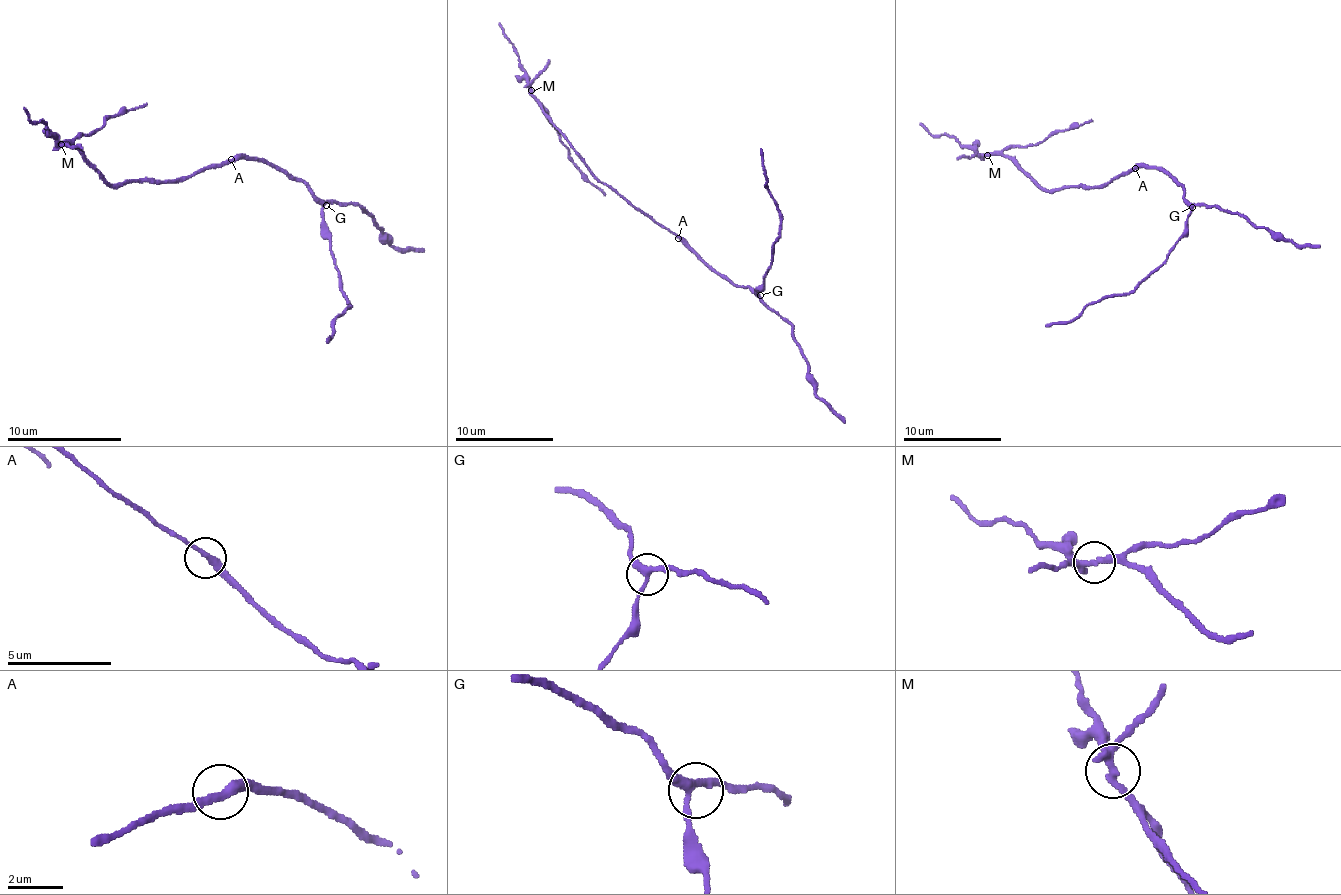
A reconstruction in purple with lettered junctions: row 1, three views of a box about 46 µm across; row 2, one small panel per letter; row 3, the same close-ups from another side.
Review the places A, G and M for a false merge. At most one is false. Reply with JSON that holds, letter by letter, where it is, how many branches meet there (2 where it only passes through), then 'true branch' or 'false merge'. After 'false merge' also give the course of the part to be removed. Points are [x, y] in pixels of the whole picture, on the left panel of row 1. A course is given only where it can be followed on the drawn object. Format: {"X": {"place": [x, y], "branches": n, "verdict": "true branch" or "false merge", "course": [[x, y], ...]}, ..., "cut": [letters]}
{"A": {"place": [231, 159], "branches": 2, "verdict": "true branch"}, "G": {"place": [326, 205], "branches": 3, "verdict": "true branch"}, "M": {"place": [61, 144], "branches": 3, "verdict": "false merge", "course": [[60, 145], [40, 122], [31, 122], [23, 108]]}, "cut": ["M"]}

